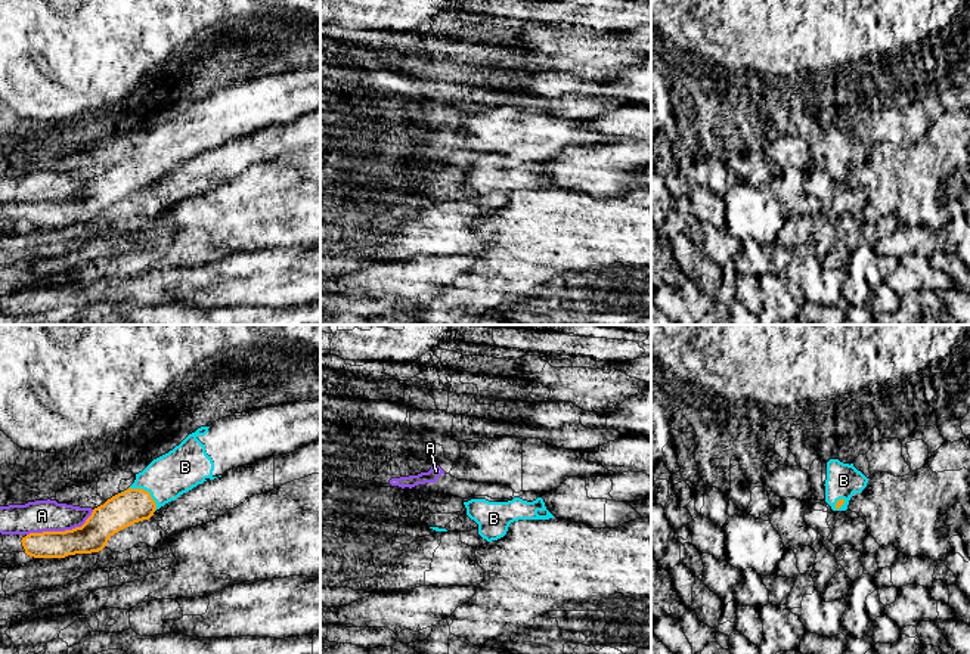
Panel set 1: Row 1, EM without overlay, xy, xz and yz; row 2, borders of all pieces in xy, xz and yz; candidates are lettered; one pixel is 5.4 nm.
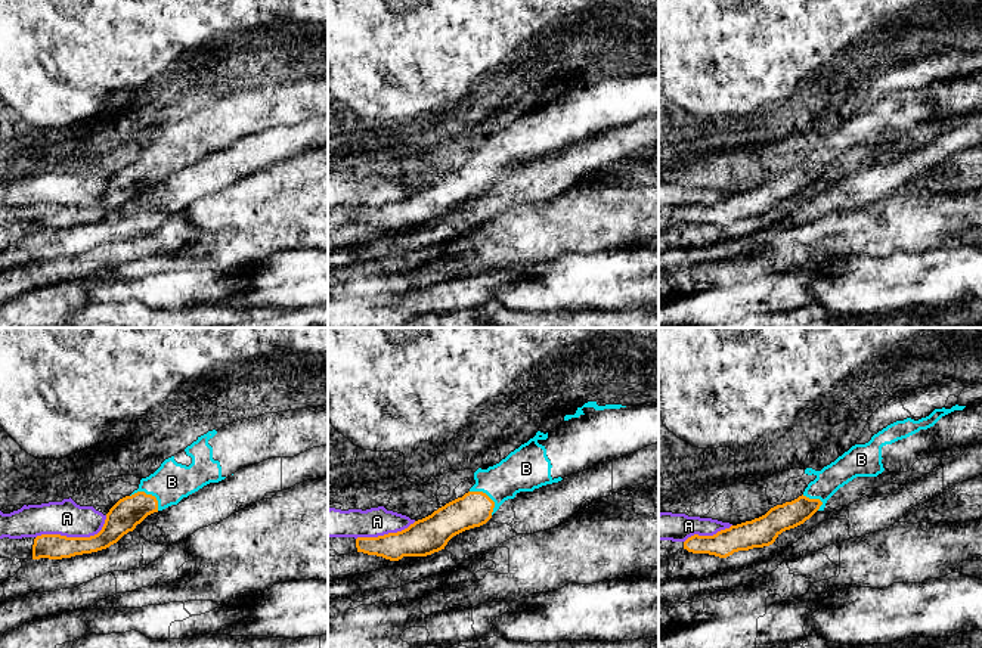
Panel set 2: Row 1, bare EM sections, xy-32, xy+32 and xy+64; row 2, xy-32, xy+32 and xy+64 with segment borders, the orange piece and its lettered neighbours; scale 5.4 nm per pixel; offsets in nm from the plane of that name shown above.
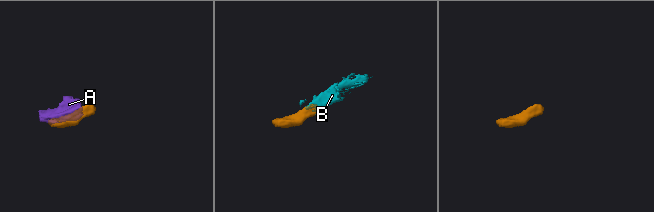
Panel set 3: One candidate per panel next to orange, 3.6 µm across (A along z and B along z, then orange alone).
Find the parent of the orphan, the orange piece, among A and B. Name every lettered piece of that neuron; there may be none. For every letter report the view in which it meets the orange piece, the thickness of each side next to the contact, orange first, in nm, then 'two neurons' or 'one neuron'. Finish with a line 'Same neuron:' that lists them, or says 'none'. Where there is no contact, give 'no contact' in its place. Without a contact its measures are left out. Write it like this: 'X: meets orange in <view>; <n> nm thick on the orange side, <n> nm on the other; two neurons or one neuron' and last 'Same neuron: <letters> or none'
A: meets orange in xy; 170 nm thick on the orange side, 180 nm on the other; two neurons
B: meets orange in xy; 190 nm thick on the orange side, 240 nm on the other; one neuron
Same neuron: B

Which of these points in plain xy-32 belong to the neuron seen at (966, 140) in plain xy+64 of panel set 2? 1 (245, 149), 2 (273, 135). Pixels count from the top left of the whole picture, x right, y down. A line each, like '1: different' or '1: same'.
1: same
2: same

